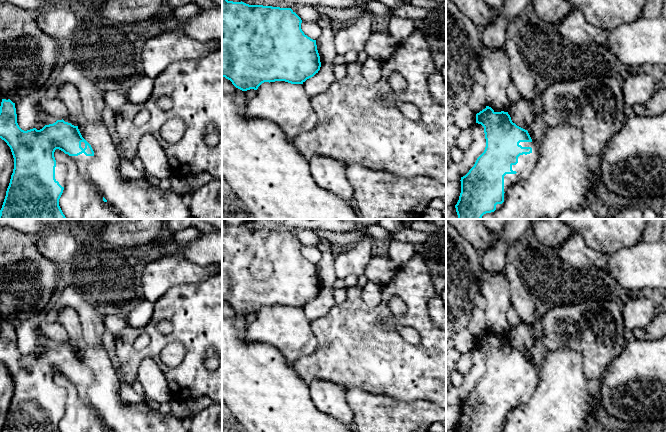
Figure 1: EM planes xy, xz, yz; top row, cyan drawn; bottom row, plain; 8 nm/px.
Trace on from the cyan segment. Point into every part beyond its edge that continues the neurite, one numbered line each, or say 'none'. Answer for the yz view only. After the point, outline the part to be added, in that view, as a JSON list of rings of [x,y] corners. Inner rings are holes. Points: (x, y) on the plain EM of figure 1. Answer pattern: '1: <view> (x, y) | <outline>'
1: yz (525, 388) | [[[520,366],[519,369],[522,371],[531,371],[532,376],[527,379],[520,379],[518,381],[518,387],[512,389],[512,394],[516,395],[516,398],[506,398],[504,400],[504,421],[512,409],[522,406],[529,401],[537,384],[537,372],[534,366]]]

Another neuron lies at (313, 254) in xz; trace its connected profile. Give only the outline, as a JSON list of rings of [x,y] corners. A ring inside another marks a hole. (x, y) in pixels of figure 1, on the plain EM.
[[[304,246],[301,247],[301,253],[305,259],[313,264],[319,263],[322,258],[322,252],[316,246]]]

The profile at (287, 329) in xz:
[[[264,306],[256,316],[254,322],[248,323],[247,341],[274,346],[290,363],[315,351],[318,341],[303,308]]]

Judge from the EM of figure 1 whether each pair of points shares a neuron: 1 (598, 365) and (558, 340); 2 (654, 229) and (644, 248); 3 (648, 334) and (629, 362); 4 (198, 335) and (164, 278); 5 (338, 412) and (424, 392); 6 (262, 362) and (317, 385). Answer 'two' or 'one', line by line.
1: one
2: two
3: two
4: two
5: two
6: two

